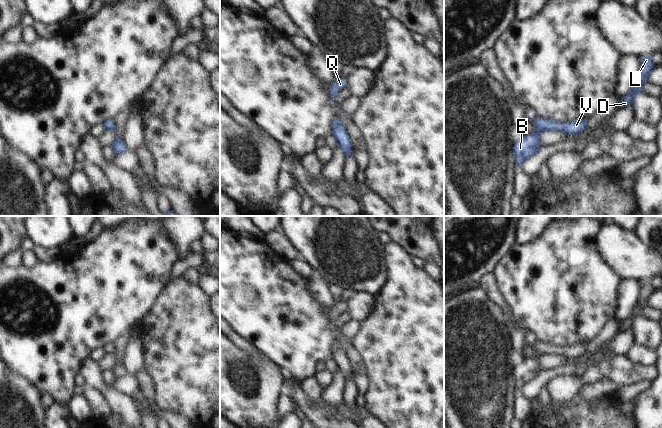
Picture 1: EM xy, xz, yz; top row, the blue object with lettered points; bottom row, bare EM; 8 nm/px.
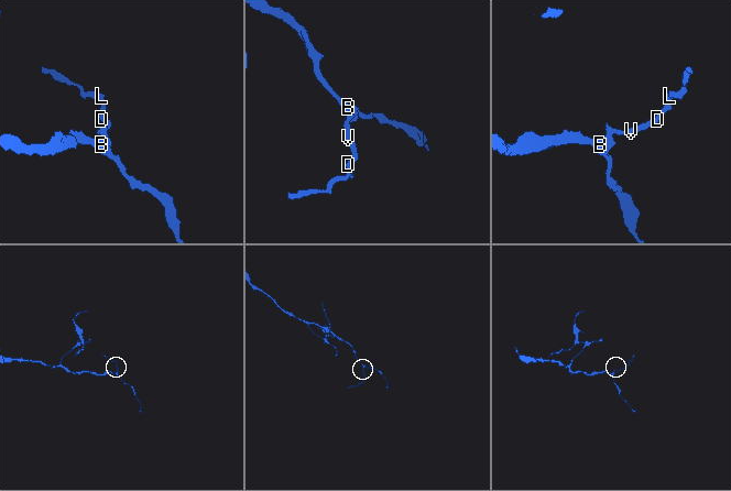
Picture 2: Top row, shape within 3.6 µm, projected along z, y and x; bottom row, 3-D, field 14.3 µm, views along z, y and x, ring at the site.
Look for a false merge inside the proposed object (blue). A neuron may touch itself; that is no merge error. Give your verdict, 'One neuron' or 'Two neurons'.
One neuron.

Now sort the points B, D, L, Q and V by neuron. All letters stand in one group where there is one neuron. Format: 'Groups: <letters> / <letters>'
Groups: B D L Q V.

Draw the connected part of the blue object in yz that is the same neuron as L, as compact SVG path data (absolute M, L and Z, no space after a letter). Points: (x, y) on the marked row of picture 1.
M643 55L639 57L641 62L641 70L637 76L637 80L633 84L630 92L623 98L619 103L619 108L628 107L632 104L635 95L642 91L642 86L648 82L649 74L651 70L654 68L654 64L651 60L651 57Z

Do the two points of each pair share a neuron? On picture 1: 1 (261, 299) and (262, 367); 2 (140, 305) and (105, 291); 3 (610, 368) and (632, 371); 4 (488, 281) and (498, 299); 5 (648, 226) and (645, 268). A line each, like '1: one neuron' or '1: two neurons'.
1: two neurons
2: one neuron
3: one neuron
4: one neuron
5: two neurons

